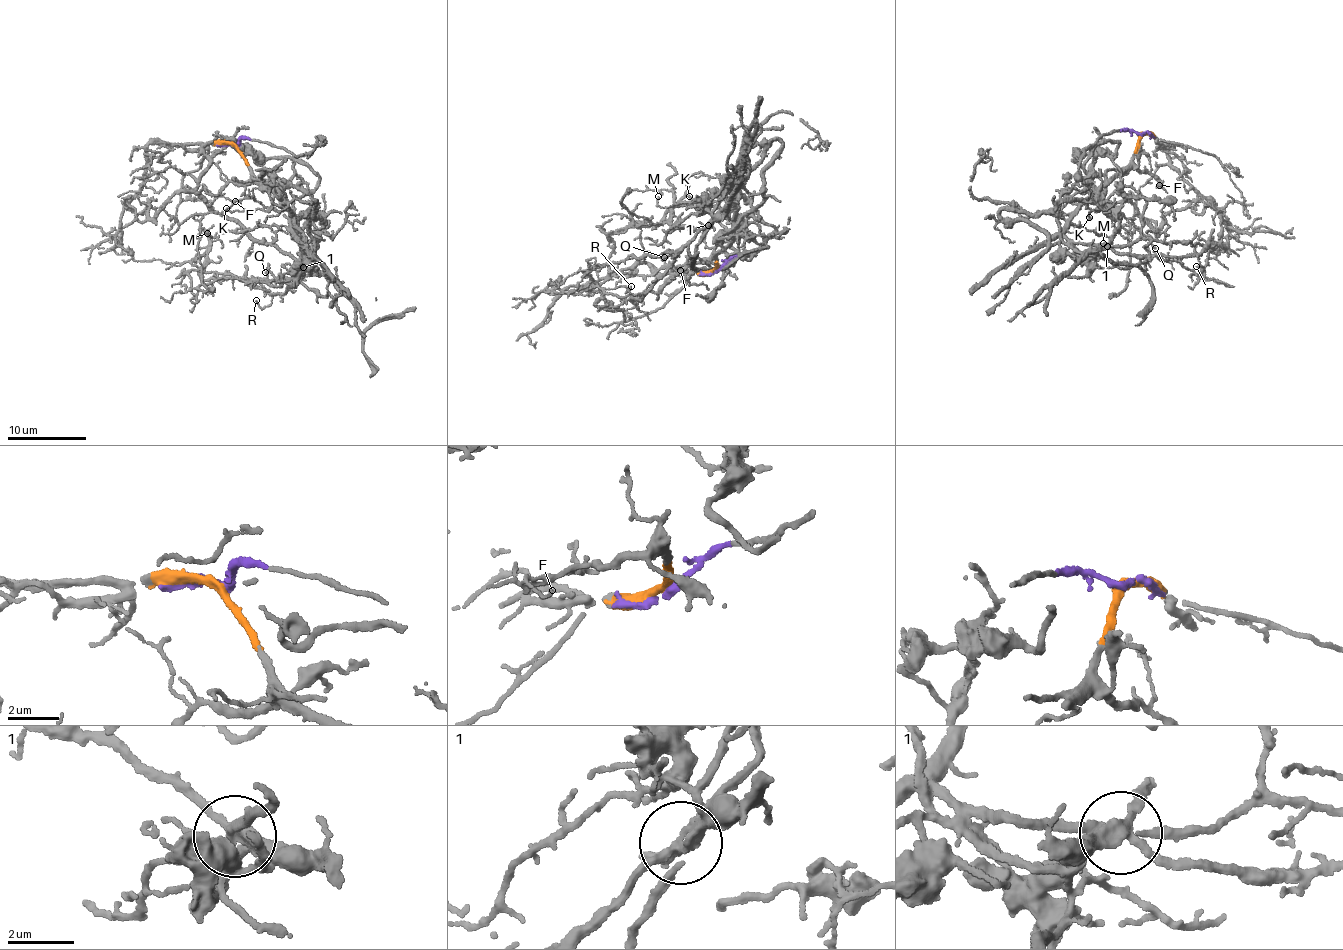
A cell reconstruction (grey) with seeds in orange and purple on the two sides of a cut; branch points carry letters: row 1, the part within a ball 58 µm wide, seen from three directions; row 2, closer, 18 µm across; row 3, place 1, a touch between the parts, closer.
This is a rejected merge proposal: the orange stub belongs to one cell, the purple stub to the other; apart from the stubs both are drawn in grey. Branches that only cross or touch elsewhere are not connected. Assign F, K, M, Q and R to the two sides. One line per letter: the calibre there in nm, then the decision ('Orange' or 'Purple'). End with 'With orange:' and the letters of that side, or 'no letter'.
F: Thickness 90 nm. Orange
K: Thickness 110 nm. Orange
M: Thickness 120 nm. Orange
Q: Thickness 80 nm. Orange
R: Thickness 110 nm. Orange
With orange: F, K, M, Q, R

